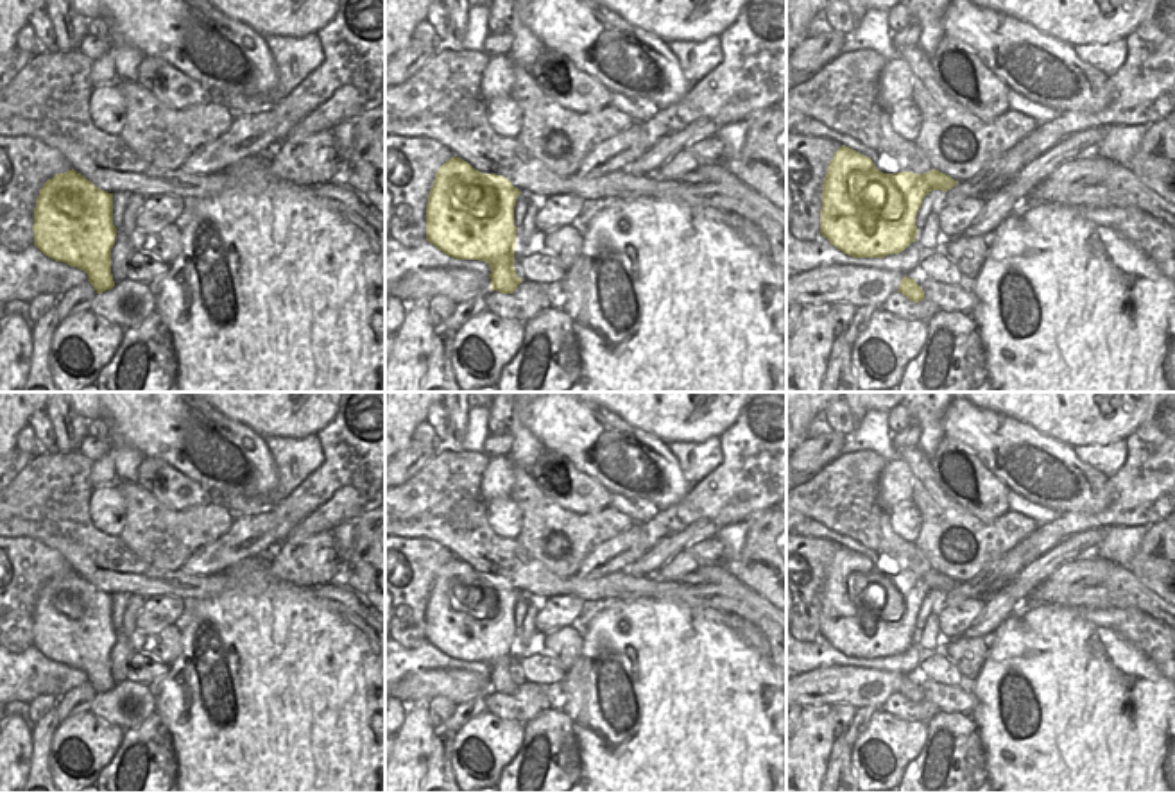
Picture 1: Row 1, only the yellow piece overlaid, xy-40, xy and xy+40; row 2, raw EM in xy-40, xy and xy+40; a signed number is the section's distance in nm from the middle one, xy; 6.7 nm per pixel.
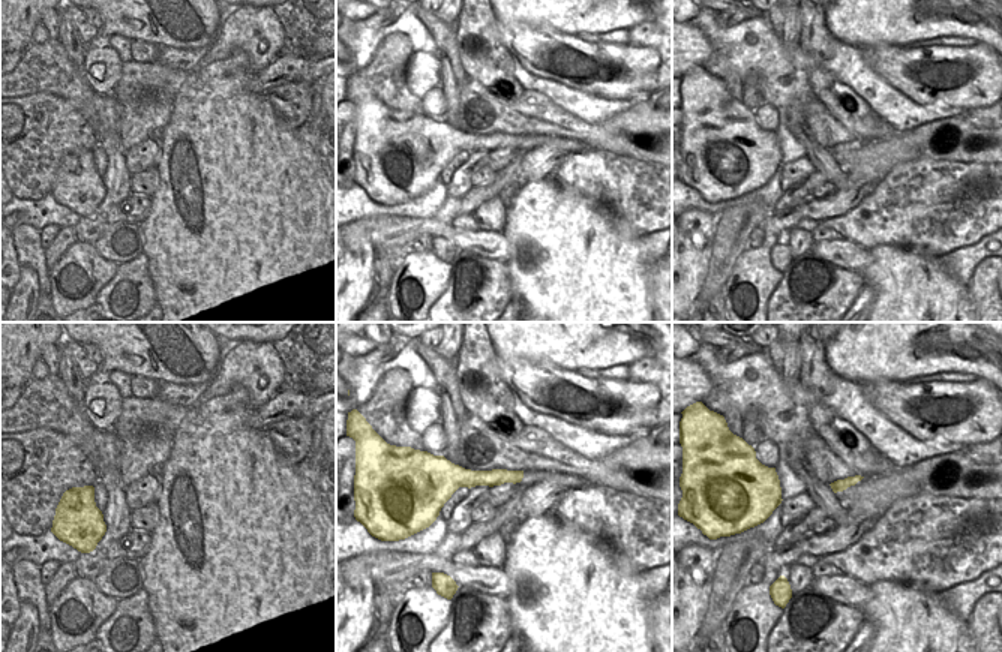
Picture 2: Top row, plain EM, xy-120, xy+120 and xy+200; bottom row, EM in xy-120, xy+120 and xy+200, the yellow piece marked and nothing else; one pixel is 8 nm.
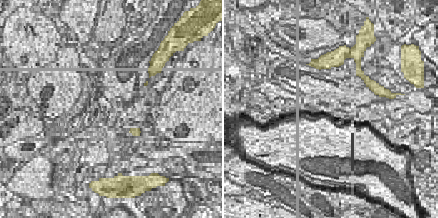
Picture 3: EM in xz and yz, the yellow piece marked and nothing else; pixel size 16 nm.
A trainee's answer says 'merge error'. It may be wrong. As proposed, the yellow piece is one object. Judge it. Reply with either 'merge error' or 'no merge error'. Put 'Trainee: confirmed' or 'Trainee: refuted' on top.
Trainee: refuted
no merge error

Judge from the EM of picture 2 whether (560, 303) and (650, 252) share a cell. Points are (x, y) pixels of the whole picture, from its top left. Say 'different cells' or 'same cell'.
different cells

